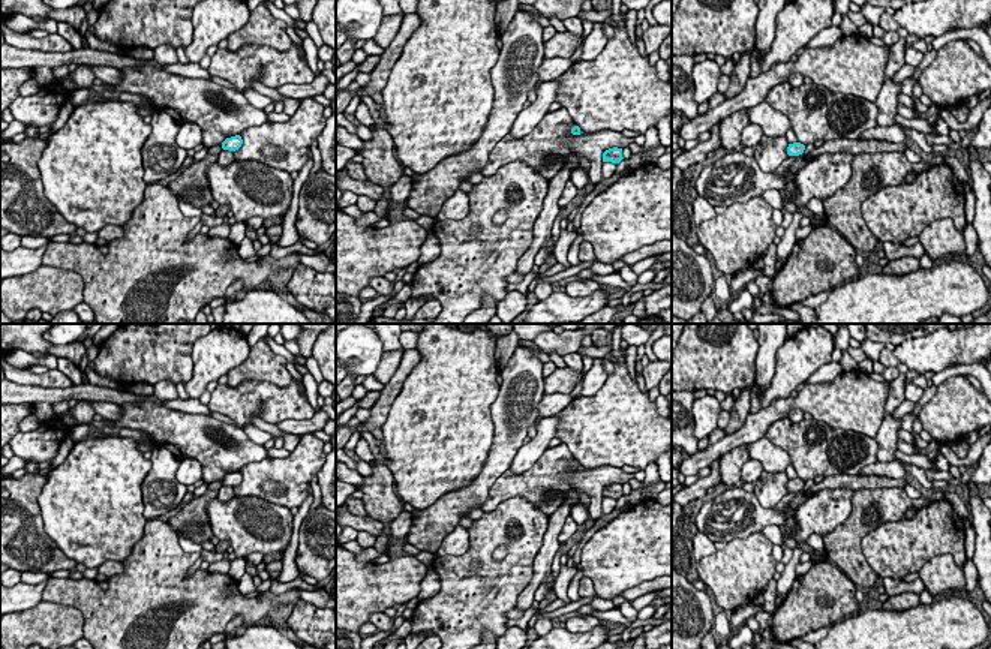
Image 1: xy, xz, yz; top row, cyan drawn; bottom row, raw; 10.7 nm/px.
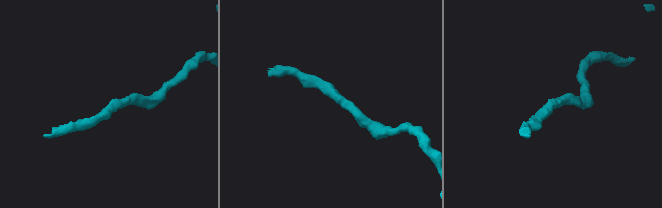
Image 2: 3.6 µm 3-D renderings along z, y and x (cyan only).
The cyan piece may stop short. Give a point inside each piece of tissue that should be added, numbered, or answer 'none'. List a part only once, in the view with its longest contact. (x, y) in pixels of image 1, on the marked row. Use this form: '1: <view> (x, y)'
none

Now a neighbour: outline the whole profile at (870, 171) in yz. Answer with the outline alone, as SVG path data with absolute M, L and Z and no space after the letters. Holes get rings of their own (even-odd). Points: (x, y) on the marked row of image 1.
M859 153L852 160L852 178L823 201L826 220L858 252L873 252L876 235L862 217L862 204L883 187L898 186L912 172L913 163L904 153Z

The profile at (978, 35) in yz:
M961 28L961 30L948 31L943 36L934 37L933 49L937 51L942 46L945 46L948 42L957 40L957 39L975 40L984 51L984 57L988 61L988 64L991 66L991 37L982 28Z

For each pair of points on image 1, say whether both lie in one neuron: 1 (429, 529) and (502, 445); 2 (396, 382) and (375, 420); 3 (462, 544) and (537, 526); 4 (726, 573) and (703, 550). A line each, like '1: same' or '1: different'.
1: same
2: same
3: different
4: different

